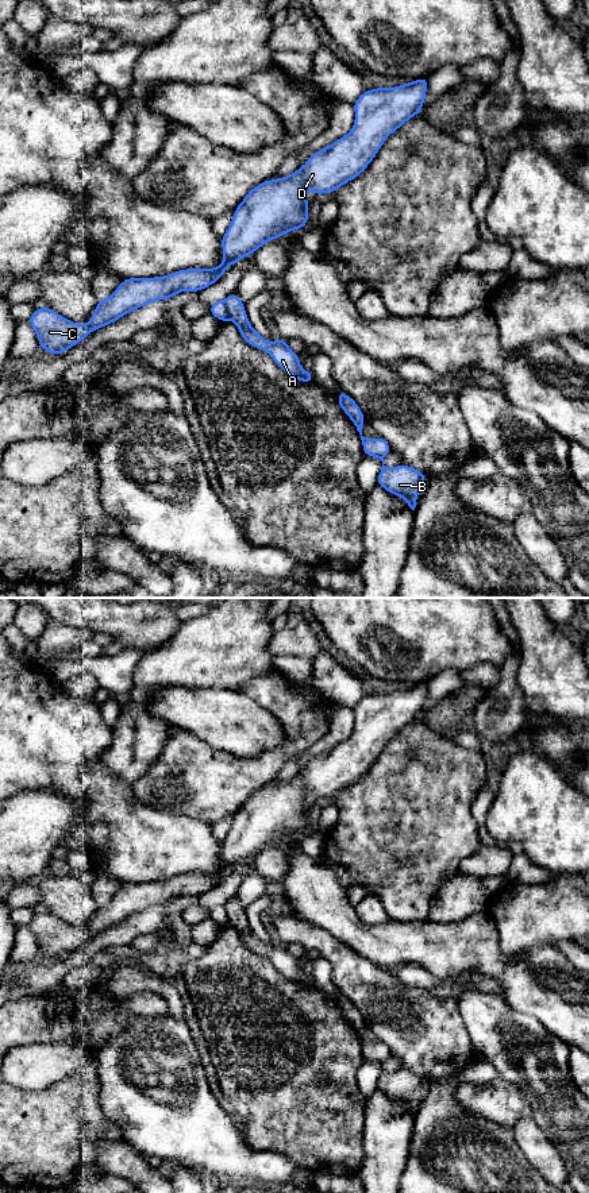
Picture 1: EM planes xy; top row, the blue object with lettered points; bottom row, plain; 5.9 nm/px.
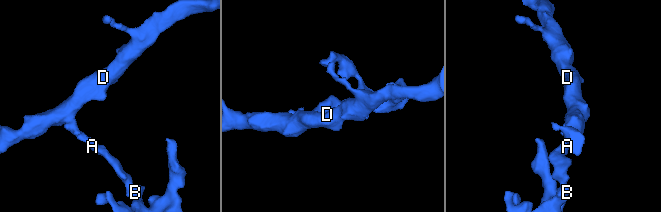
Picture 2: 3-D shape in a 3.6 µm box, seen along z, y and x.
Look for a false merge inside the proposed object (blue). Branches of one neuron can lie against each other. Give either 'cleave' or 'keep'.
cleave

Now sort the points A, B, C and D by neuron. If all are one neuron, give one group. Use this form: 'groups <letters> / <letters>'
groups A B / C D

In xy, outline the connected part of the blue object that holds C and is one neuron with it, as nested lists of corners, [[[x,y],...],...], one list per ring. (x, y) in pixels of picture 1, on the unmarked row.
[[[428,682],[409,686],[394,692],[374,692],[365,695],[353,709],[355,725],[351,736],[332,749],[312,758],[307,768],[293,779],[277,784],[266,784],[254,791],[235,812],[232,826],[222,841],[223,868],[213,873],[184,873],[169,880],[153,883],[126,883],[107,903],[99,904],[88,928],[73,927],[49,911],[35,914],[28,923],[38,941],[41,953],[51,960],[59,960],[89,941],[91,935],[109,930],[124,919],[159,904],[172,904],[181,896],[201,896],[217,887],[232,868],[239,868],[246,860],[253,860],[267,846],[303,834],[308,827],[309,808],[305,798],[312,794],[316,799],[334,798],[342,789],[357,783],[374,764],[386,742],[411,722],[420,718],[427,699]]]

